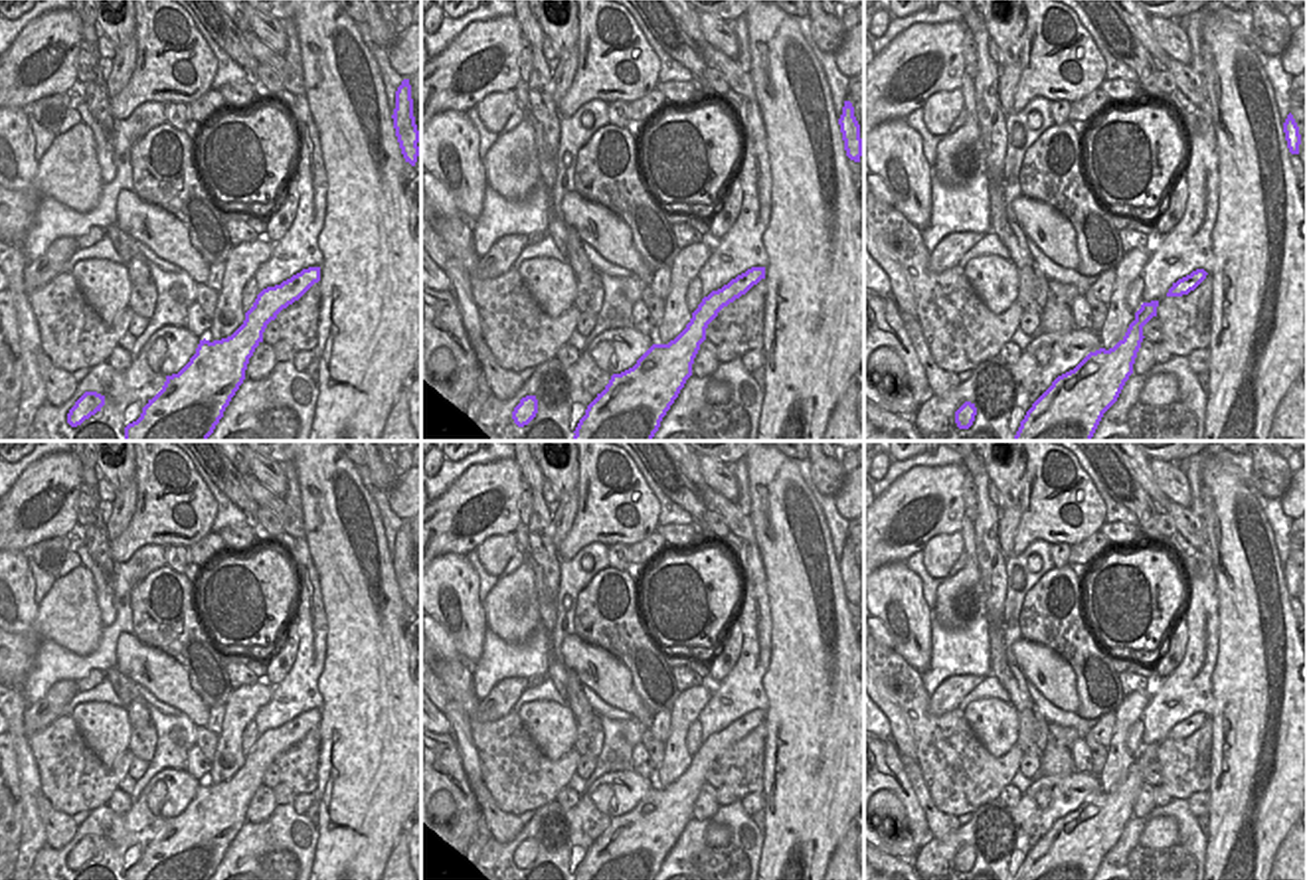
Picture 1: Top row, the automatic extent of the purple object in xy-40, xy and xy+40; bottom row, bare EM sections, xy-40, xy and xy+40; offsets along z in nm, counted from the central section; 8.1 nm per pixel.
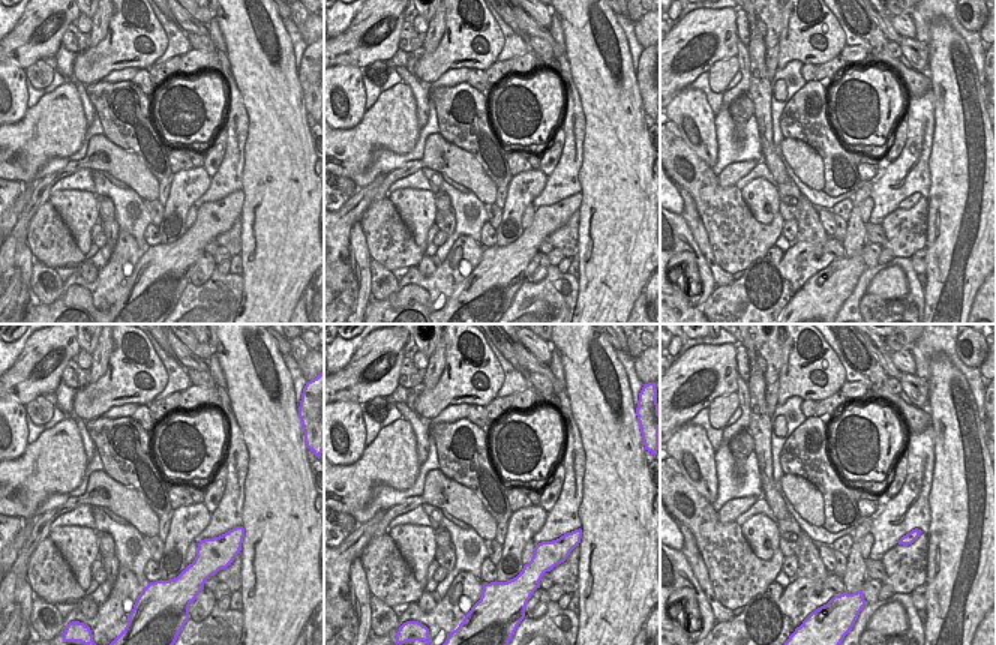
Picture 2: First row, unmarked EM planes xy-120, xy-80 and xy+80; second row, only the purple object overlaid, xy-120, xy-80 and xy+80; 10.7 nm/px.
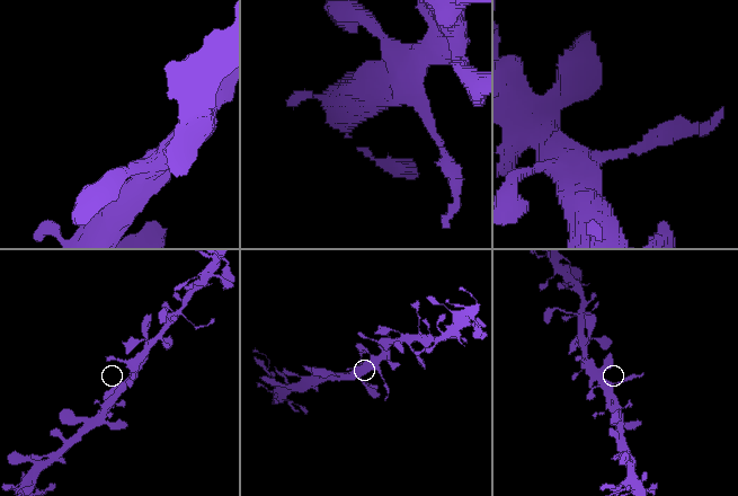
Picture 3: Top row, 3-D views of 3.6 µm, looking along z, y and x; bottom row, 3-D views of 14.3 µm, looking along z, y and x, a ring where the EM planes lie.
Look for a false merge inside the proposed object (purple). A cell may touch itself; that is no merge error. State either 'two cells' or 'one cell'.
one cell

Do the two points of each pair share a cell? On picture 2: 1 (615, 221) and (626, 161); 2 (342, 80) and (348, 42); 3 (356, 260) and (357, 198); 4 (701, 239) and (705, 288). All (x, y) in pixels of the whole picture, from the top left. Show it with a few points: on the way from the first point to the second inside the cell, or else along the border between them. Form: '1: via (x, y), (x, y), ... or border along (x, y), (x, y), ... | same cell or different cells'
1: via (620, 206), (620, 176) | same cell
2: border along (339, 63), (357, 66), (362, 71) | different cells
3: border along (359, 221), (350, 231), (348, 257) | different cells
4: border along (686, 222), (716, 285) | different cells

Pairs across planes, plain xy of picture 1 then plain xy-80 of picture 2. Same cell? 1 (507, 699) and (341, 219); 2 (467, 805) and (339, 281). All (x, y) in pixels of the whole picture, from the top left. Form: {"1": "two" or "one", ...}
{"1": "one", "2": "one"}

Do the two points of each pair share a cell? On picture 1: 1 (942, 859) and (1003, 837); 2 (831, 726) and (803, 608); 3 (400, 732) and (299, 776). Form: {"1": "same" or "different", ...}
{"1": "same", "2": "same", "3": "different"}

